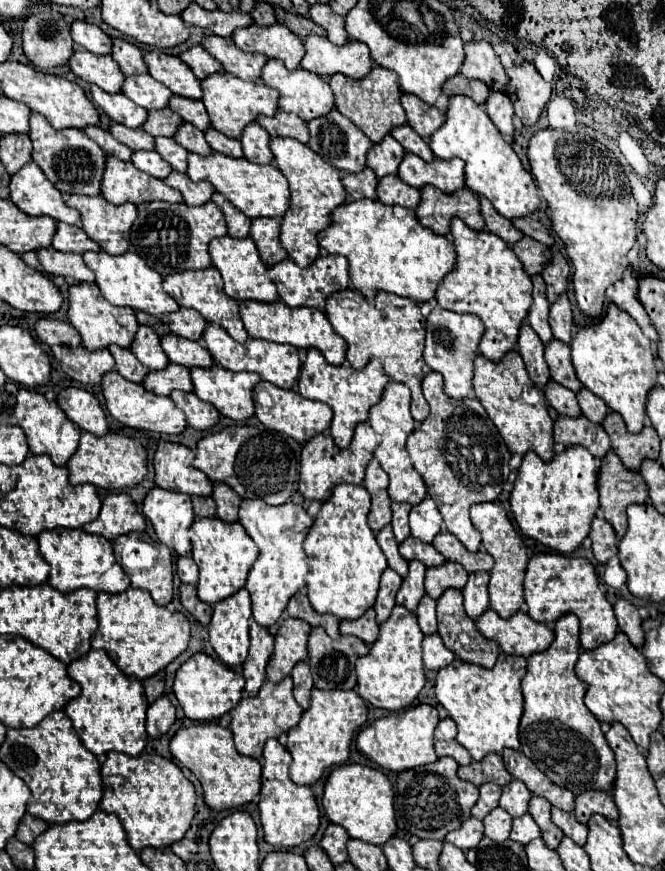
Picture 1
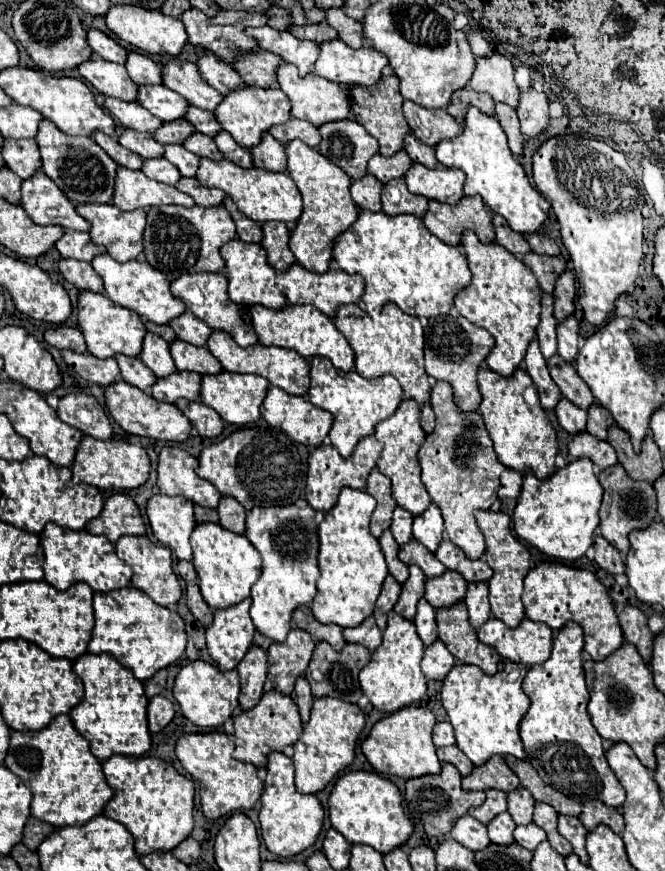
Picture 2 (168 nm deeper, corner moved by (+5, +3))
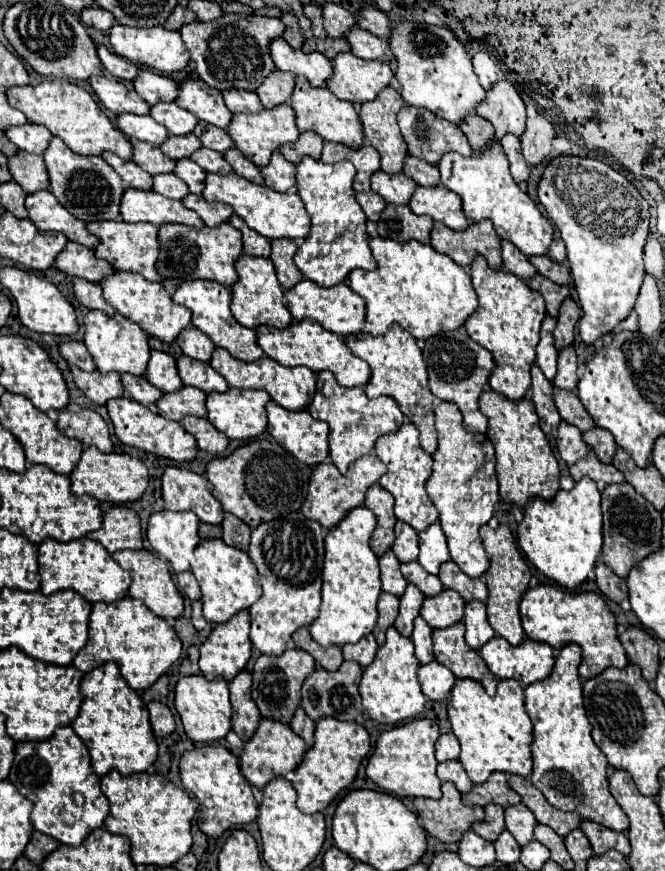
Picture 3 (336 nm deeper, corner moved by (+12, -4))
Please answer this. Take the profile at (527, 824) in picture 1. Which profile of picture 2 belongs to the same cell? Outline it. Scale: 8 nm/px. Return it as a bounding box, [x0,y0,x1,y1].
[514,822,546,852]

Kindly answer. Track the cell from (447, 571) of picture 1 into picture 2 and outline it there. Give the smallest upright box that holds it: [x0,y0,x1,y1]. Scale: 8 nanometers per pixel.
[426,572,466,610]

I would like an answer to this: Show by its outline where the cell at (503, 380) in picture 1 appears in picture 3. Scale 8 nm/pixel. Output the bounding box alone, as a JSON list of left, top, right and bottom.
[479,391,559,507]

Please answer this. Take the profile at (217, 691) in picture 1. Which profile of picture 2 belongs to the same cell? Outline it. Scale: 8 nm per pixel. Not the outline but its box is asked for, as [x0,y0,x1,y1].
[174,660,240,728]

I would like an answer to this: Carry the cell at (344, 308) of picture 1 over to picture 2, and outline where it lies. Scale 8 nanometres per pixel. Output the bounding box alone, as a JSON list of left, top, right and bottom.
[334,304,436,434]

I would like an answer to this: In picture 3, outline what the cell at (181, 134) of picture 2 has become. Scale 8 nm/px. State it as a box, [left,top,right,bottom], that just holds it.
[159,133,201,159]

